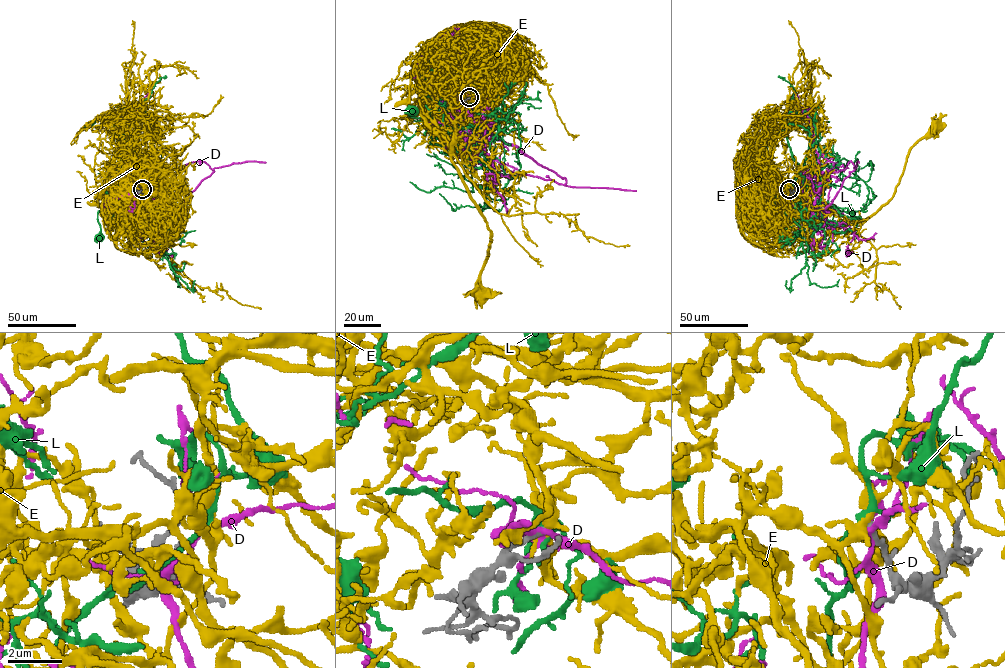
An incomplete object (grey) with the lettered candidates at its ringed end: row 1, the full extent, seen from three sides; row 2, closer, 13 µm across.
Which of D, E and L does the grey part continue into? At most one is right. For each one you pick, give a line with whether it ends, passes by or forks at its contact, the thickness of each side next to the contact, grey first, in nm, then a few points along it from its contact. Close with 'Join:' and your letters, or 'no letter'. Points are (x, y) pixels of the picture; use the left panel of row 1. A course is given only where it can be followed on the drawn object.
E: it forks there; 190 nm thick on the grey side, 320 nm on the other; it runs (142, 190), (139, 199), (127, 197), (118, 206), (118, 216), (129, 227), (141, 221), (158, 199), (152, 125)
Join: E

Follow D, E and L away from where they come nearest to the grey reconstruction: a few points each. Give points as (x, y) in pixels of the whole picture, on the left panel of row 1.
D: (142, 190), (141, 213), (176, 208), (213, 171), (197, 161), (139, 172), (128, 126), (136, 106), (143, 112)
E: (142, 190), (139, 199), (127, 197), (118, 206), (118, 216), (129, 227), (141, 221), (158, 199), (152, 125)
L: (142, 190), (126, 207), (132, 208), (118, 194), (98, 213), (99, 238)

